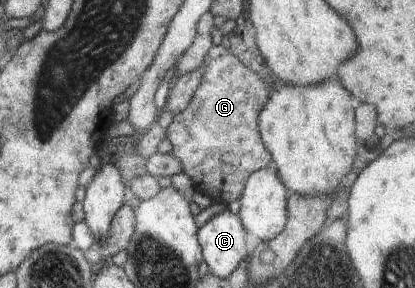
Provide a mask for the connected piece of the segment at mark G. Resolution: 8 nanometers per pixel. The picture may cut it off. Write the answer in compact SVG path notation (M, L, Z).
M226 45L212 46L207 53L206 59L204 60L204 68L203 68L203 80L201 80L201 84L199 84L199 88L195 90L195 94L189 103L189 106L183 110L183 112L179 112L179 114L174 114L173 120L171 124L169 124L166 130L166 138L171 143L171 154L179 159L181 162L182 172L187 174L188 178L191 180L193 188L197 194L197 196L205 201L212 201L217 203L225 203L231 204L231 202L235 202L235 200L239 200L241 198L245 182L247 177L253 172L257 172L257 170L261 170L261 168L267 168L273 164L272 156L269 154L267 148L263 144L263 140L261 138L259 129L258 129L258 118L259 112L265 108L265 104L269 102L269 96L271 96L271 92L267 90L267 82L265 82L262 77L256 73L254 70L251 70L243 64L235 56L235 54L231 54L231 50Z

